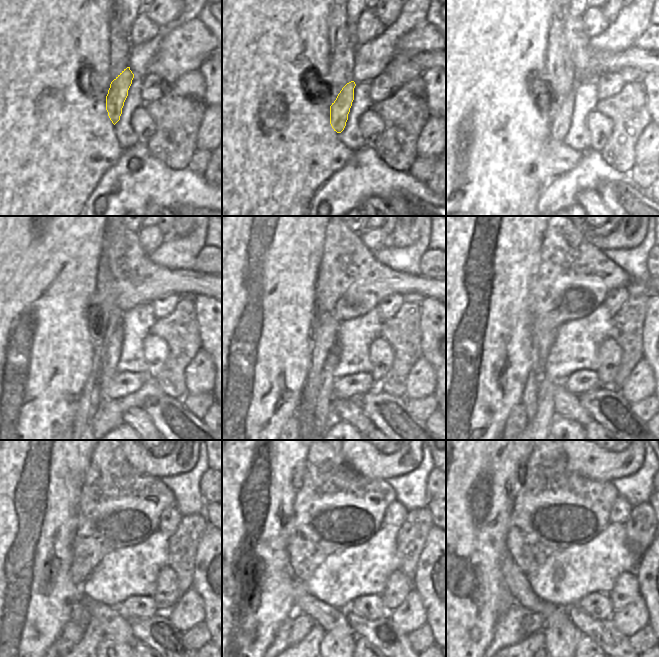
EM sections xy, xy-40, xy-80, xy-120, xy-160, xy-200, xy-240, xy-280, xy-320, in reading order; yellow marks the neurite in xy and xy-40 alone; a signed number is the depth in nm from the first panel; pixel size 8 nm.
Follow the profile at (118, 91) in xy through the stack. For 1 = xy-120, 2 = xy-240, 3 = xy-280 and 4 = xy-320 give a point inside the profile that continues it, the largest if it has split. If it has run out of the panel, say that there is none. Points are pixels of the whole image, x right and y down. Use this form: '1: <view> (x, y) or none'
1: xy-120 (111, 355)
2: xy-240 (93, 634)
3: xy-280 (311, 643)
4: xy-320 (534, 643)

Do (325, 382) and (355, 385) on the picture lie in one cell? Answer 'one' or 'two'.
two

